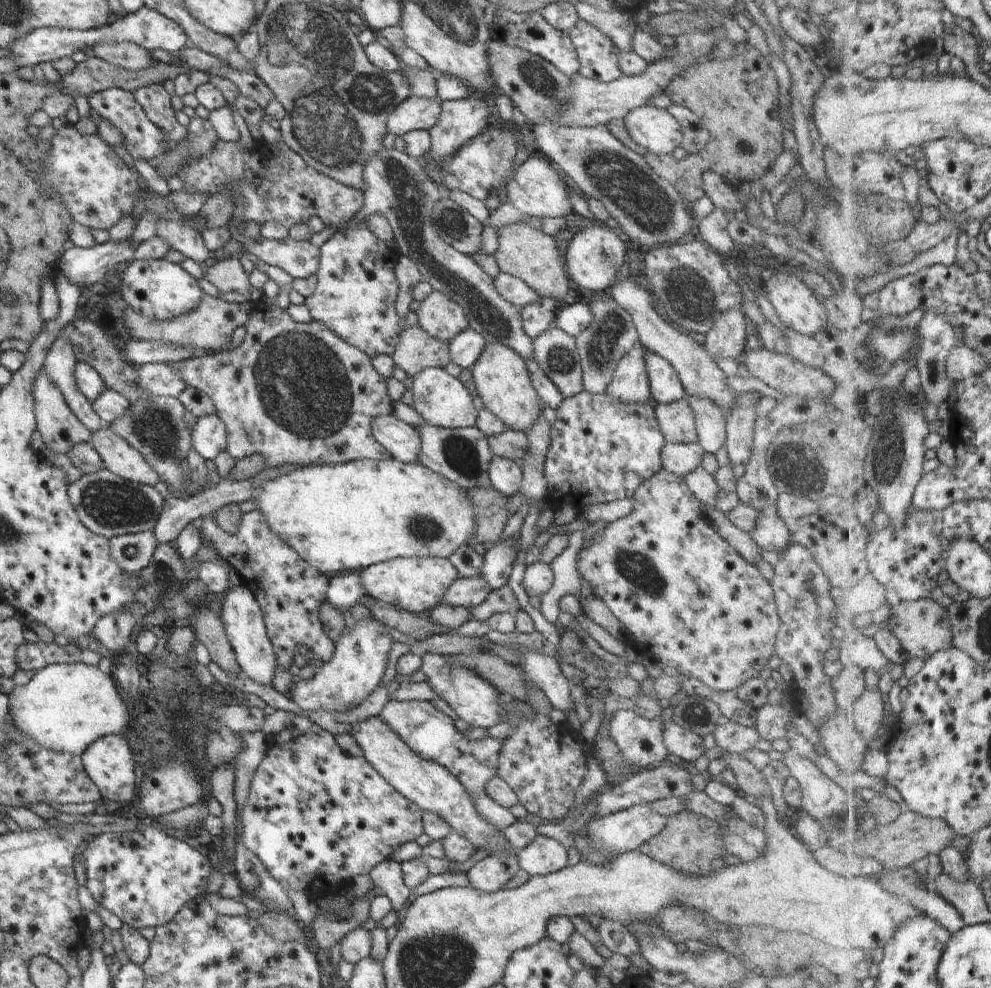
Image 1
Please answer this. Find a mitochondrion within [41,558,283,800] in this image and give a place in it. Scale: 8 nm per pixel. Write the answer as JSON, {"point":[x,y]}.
{"point":[177,590]}

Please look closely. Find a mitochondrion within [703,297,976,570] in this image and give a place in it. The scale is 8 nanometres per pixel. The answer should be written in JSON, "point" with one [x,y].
{"point":[884,351]}

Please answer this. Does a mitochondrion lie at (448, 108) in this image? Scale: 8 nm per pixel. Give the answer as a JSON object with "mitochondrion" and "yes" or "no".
{"mitochondrion":"no"}

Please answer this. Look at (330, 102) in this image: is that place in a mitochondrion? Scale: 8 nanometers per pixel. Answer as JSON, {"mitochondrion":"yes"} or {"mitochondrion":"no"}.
{"mitochondrion":"yes"}

